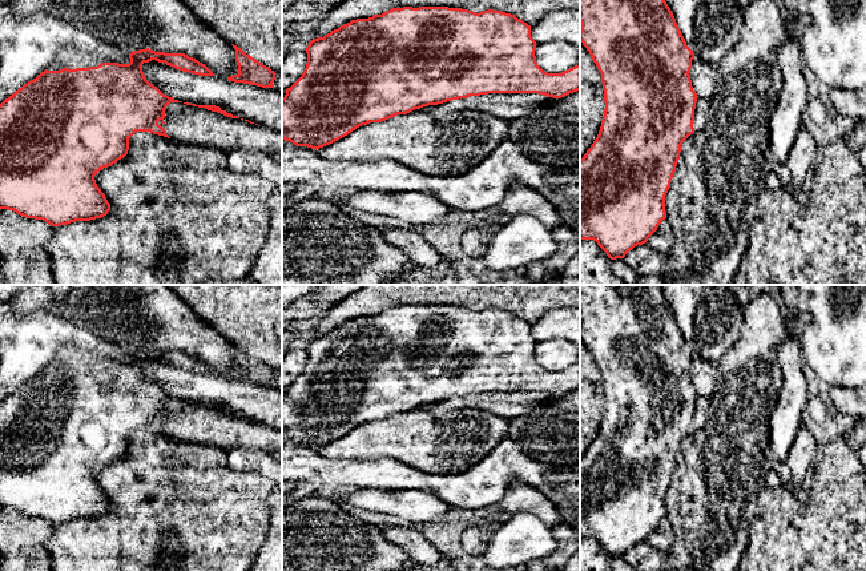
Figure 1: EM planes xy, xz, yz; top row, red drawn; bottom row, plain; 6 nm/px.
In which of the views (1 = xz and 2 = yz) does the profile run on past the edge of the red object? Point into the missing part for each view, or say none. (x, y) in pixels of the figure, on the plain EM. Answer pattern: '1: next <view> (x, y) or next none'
1: next none
2: next none

